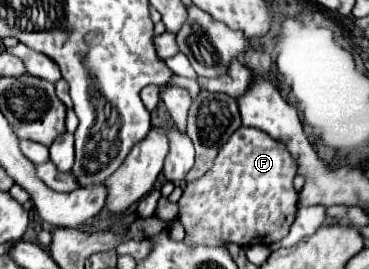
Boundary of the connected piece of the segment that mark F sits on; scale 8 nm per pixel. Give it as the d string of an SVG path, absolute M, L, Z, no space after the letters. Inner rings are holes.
M239 127L219 151L211 171L207 171L201 179L187 183L183 197L179 199L181 209L177 219L183 223L187 231L185 241L195 245L225 245L229 241L241 247L249 247L255 243L271 245L283 239L289 233L289 227L297 213L297 191L293 189L295 175L295 161L279 141L267 137L267 133L259 129Z

